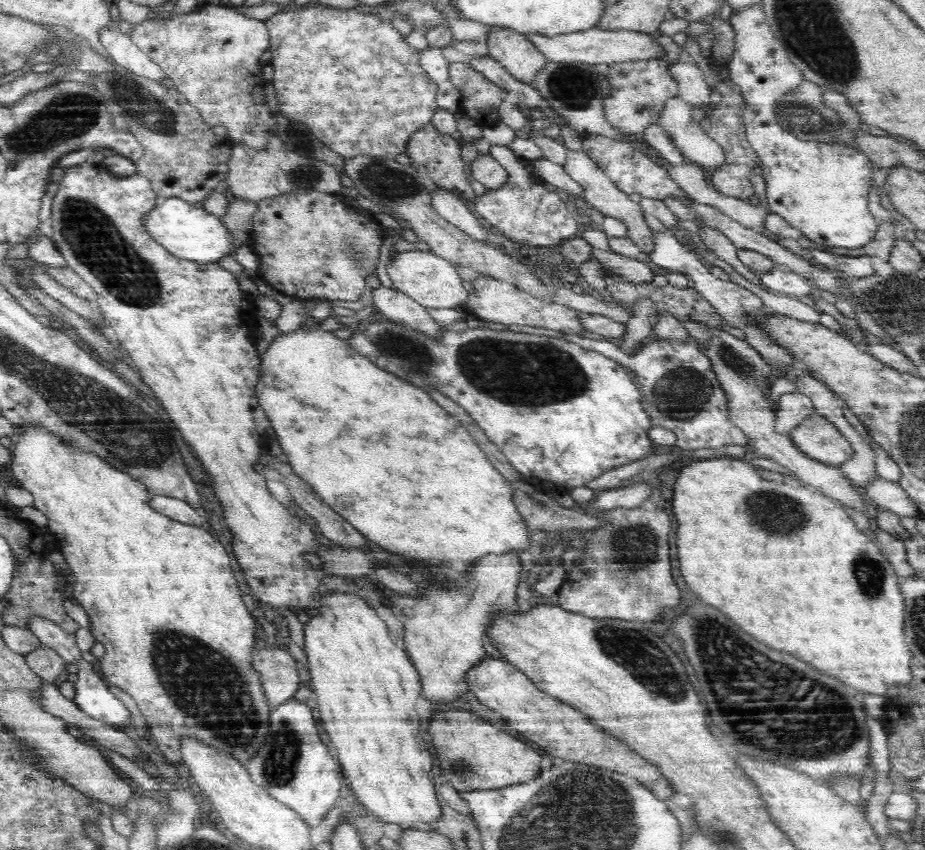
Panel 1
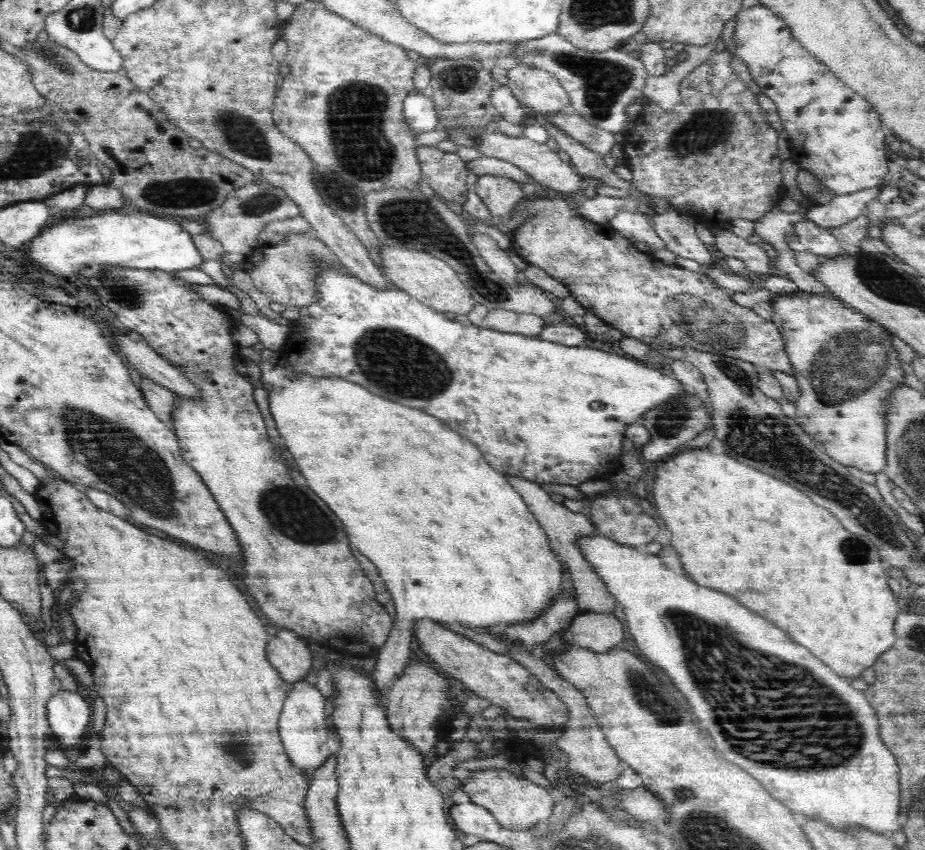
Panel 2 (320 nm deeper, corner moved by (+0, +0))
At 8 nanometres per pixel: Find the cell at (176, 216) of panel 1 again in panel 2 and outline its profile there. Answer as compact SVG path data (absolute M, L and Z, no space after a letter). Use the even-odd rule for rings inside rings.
M117 211L91 217L64 217L56 215L38 237L22 246L27 258L42 270L54 276L100 276L102 270L110 266L141 268L142 270L186 270L198 268L204 261L194 246L193 236L182 230L178 222L164 216L146 212L135 212L132 216L122 216Z

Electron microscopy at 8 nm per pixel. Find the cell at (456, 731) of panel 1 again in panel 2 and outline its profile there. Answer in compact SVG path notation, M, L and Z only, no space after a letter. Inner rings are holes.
M492 768L492 769L502 769L502 772L490 772L490 770L480 769L480 772L474 772L474 774L472 774L472 776L470 776L470 778L468 778L468 782L466 782L466 786L464 786L464 790L466 790L466 794L468 794L468 796L471 798L471 802L474 804L477 804L478 806L487 807L487 809L490 810L492 814L494 814L496 822L498 822L500 826L507 827L508 830L528 830L529 827L536 826L537 823L546 824L547 820L550 818L550 816L552 816L552 810L554 808L556 798L554 798L554 796L550 796L550 792L546 792L546 790L544 790L544 788L540 788L540 786L536 786L536 784L530 784L529 780L524 780L524 778L518 778L518 776L514 776L514 774L508 774L508 772L504 772L504 768Z

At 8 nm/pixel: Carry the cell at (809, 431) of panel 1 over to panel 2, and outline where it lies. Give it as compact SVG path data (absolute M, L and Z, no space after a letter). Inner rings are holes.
M793 293L786 294L786 296L775 295L771 300L772 310L772 322L779 327L779 330L783 333L784 342L786 342L786 351L788 358L790 358L791 365L795 367L795 373L792 374L797 380L799 386L799 397L793 400L796 405L797 415L795 421L799 423L802 430L810 436L814 443L818 444L820 448L830 458L833 458L836 462L843 464L846 467L853 466L859 468L864 472L870 472L876 474L877 472L885 472L886 466L886 452L887 442L885 439L885 399L892 394L892 390L896 386L900 386L904 383L904 370L902 369L902 361L900 361L900 355L896 351L896 347L892 348L892 337L885 326L876 322L874 319L867 317L866 315L855 310L853 307L843 304L838 298L833 296L823 296L820 294L810 293Z

